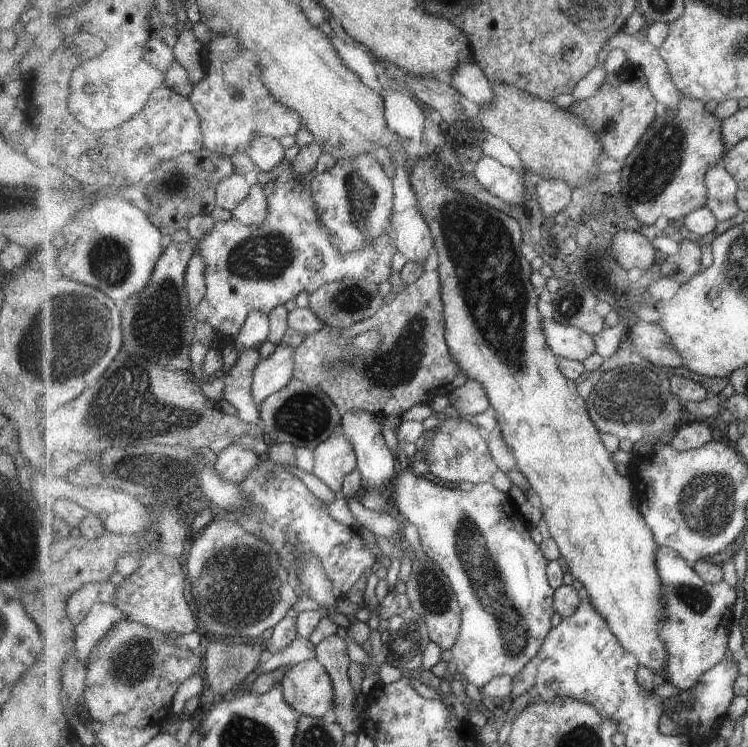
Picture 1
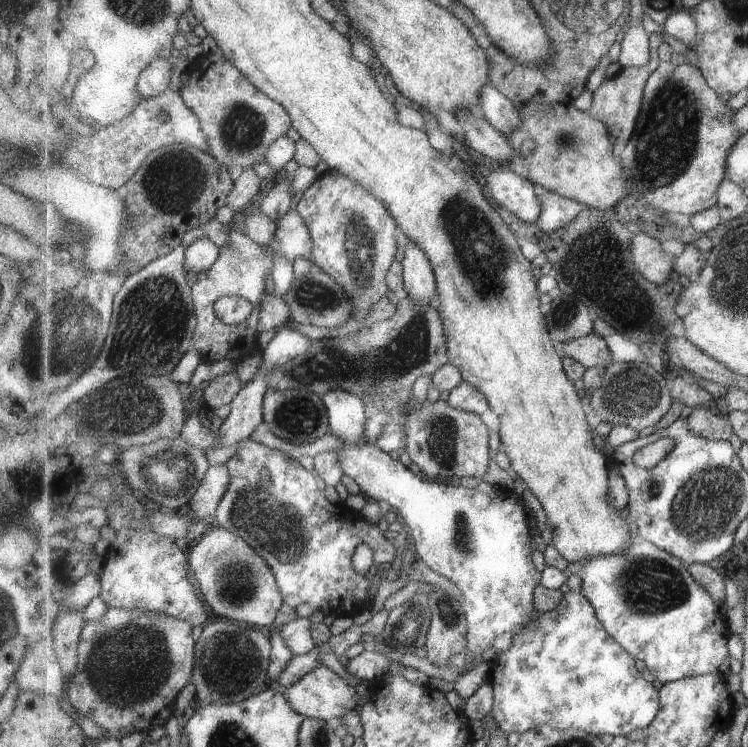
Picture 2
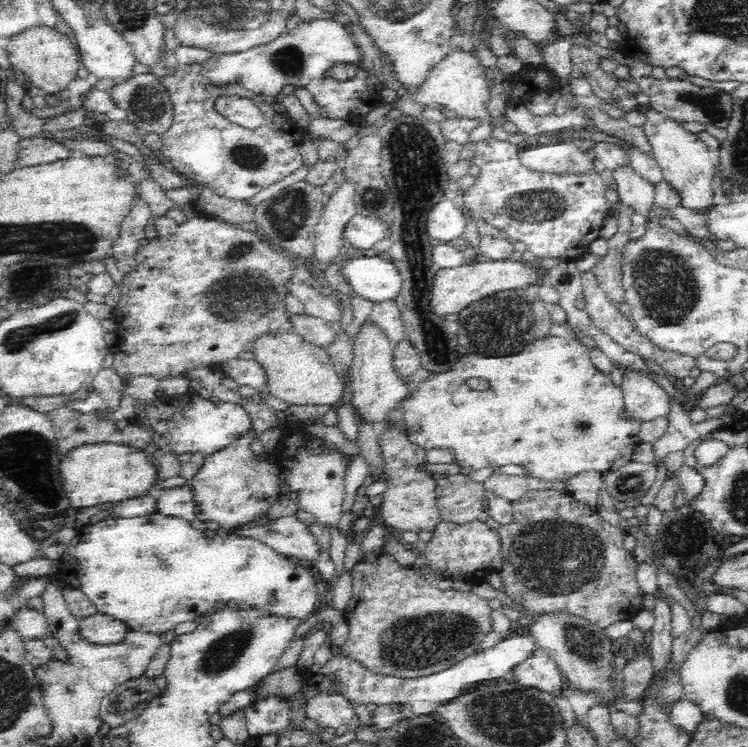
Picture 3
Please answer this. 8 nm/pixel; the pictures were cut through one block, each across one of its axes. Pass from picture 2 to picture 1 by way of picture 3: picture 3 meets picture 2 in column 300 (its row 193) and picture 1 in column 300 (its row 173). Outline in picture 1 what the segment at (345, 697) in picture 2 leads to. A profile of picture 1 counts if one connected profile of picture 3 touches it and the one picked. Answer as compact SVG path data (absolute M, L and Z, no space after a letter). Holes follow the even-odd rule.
M317 658L284 669L280 681L287 702L301 715L330 717L336 699L334 682Z

